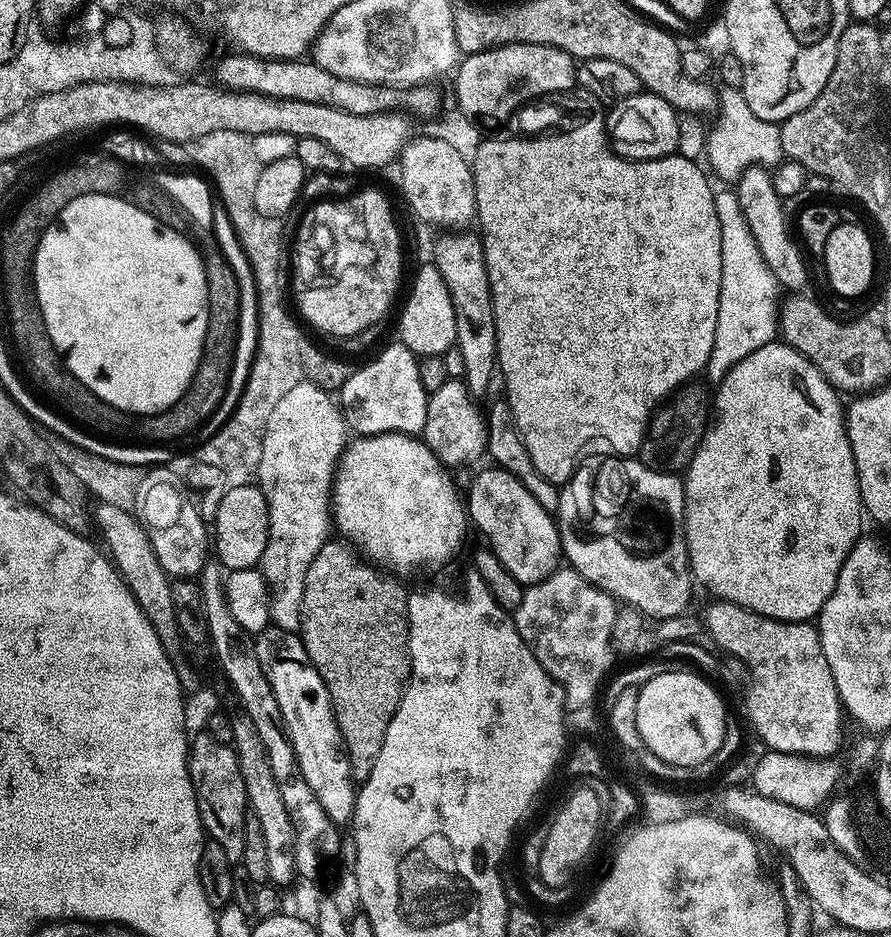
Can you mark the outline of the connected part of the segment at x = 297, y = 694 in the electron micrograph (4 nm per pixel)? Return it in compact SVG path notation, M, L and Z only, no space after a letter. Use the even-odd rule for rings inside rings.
M269 626L255 637L255 642L258 662L262 662L274 698L278 698L284 731L288 733L300 772L310 790L314 790L314 798L322 802L322 810L326 810L328 817L337 826L347 825L356 809L358 784L326 682L322 682L314 662L310 662L310 654L306 654L304 641L293 629L291 632L288 628Z

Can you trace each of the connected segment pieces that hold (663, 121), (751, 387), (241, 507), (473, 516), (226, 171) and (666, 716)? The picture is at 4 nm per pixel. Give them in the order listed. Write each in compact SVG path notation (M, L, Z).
M641 90L635 92L630 98L617 100L611 105L612 113L606 116L606 131L608 142L612 145L612 151L617 156L627 160L657 160L663 156L670 156L676 152L678 146L678 122L680 116L675 108L671 108L661 96L656 96L650 91Z
M783 342L767 344L754 350L754 354L742 358L742 362L733 366L715 389L714 419L709 423L694 458L688 463L682 476L688 567L691 568L693 577L699 583L701 580L706 584L715 593L715 597L775 620L797 622L808 622L819 617L822 606L826 606L826 598L830 598L838 582L842 562L846 562L850 550L861 539L860 523L866 520L864 503L860 500L858 470L854 466L854 454L850 450L846 408L843 403L840 405L839 398L841 399L837 389L828 383L827 378L805 356L798 354L798 350Z
M231 485L227 494L216 508L216 516L212 521L212 544L214 554L220 566L227 571L255 569L262 561L269 538L269 506L268 499L259 485Z
M487 466L472 480L468 492L466 488L466 511L468 519L485 536L487 547L492 553L518 578L522 585L537 584L542 582L550 573L556 571L562 564L562 553L560 550L560 531L556 528L556 522L551 511L548 512L540 505L537 493L527 488L513 472L507 472L505 468Z
M222 130L211 131L203 136L204 150L198 161L202 166L211 172L211 181L217 192L221 207L222 204L232 222L234 232L240 242L240 246L250 266L250 277L255 282L257 292L257 310L264 312L264 320L291 320L295 315L288 308L286 296L290 294L290 246L284 240L284 223L287 216L283 212L265 212L258 214L255 205L255 183L258 182L261 164L254 156L251 137L244 136L240 132Z
M669 670L650 678L638 694L638 730L644 739L644 747L662 758L662 762L674 767L694 767L713 759L723 746L726 712L720 696L707 684L703 675Z

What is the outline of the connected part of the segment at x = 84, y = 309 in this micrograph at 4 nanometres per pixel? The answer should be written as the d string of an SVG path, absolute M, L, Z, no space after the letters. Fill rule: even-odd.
M92 196L92 200L74 200L67 206L59 228L52 229L49 236L42 238L40 256L32 267L36 276L40 276L40 300L44 300L44 316L48 316L48 328L52 328L52 336L56 336L56 344L68 352L68 364L84 384L92 384L104 400L112 400L112 404L120 404L120 408L136 408L139 416L154 416L164 412L174 402L182 398L182 394L192 381L192 368L196 368L196 352L200 352L200 336L205 336L204 321L204 276L200 276L200 264L196 264L196 256L192 256L192 248L180 240L180 236L172 236L168 228L161 230L152 224L144 212L136 212L136 208L128 208L128 204L120 204L120 200L104 200L104 196Z

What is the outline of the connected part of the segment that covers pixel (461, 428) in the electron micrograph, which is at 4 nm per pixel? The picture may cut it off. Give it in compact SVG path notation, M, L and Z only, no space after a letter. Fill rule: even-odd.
M460 378L442 382L439 390L428 393L426 422L422 439L424 445L438 457L441 464L453 466L467 456L484 456L488 447L488 425L483 411L476 409L477 401Z

